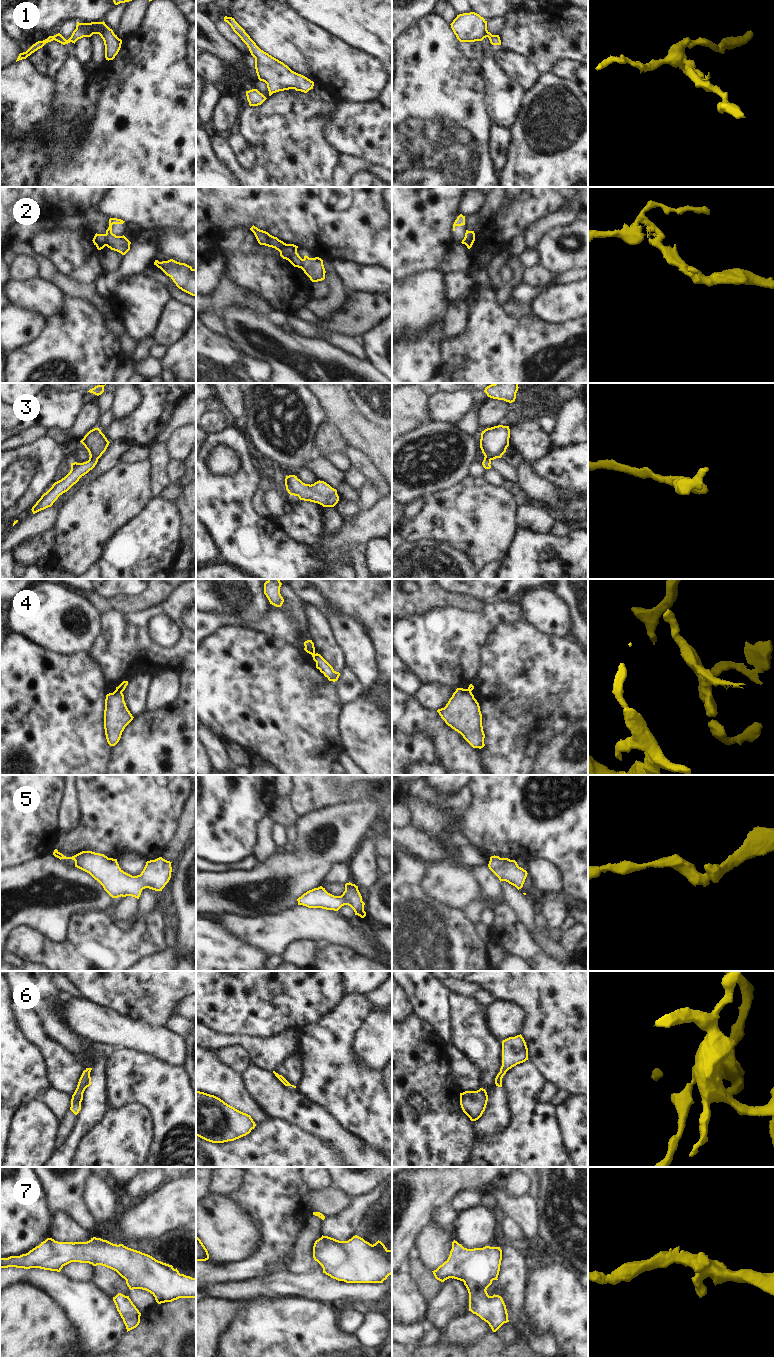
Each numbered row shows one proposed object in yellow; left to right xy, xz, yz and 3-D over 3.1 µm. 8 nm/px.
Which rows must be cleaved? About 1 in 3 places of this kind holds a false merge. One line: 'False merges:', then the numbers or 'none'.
False merges: 2, 4

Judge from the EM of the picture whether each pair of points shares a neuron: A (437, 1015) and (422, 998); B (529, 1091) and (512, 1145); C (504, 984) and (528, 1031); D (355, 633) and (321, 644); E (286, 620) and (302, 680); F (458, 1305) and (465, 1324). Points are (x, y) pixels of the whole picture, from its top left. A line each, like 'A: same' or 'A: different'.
A: same
B: same
C: same
D: different
E: different
F: different

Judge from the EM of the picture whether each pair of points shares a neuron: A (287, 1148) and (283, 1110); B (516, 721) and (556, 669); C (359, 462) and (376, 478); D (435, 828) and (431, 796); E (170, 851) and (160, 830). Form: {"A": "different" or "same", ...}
{"A": "different", "B": "same", "C": "same", "D": "different", "E": "different"}

